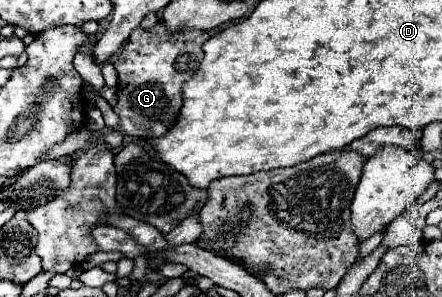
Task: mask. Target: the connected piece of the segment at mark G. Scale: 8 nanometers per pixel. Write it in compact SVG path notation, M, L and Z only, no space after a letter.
M164 23L144 31L136 27L124 49L120 51L114 67L118 71L118 103L114 113L120 117L120 129L126 135L152 139L170 131L182 109L182 87L186 79L198 69L204 51L202 45L210 35L206 31L182 31L168 33Z

